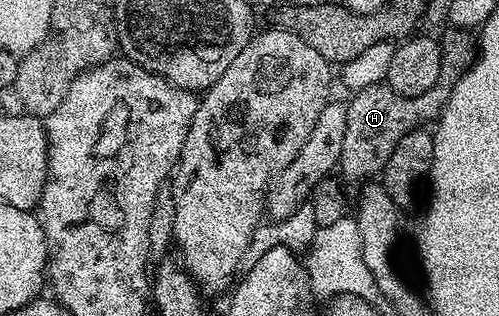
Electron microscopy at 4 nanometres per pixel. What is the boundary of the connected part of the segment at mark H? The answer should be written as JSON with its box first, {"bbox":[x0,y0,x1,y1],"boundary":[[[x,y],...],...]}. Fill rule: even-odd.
{"bbox":[339,29,478,184],"boundary":[[[449,29],[445,38],[439,39],[442,52],[442,72],[440,82],[430,92],[422,92],[422,96],[407,98],[394,92],[387,84],[371,86],[365,90],[357,90],[351,95],[352,102],[347,103],[346,136],[342,140],[342,156],[339,169],[355,184],[372,180],[383,171],[386,160],[390,160],[390,152],[398,148],[398,140],[411,130],[418,130],[435,123],[456,81],[463,76],[464,71],[471,68],[478,53],[477,43],[467,30]]]}

